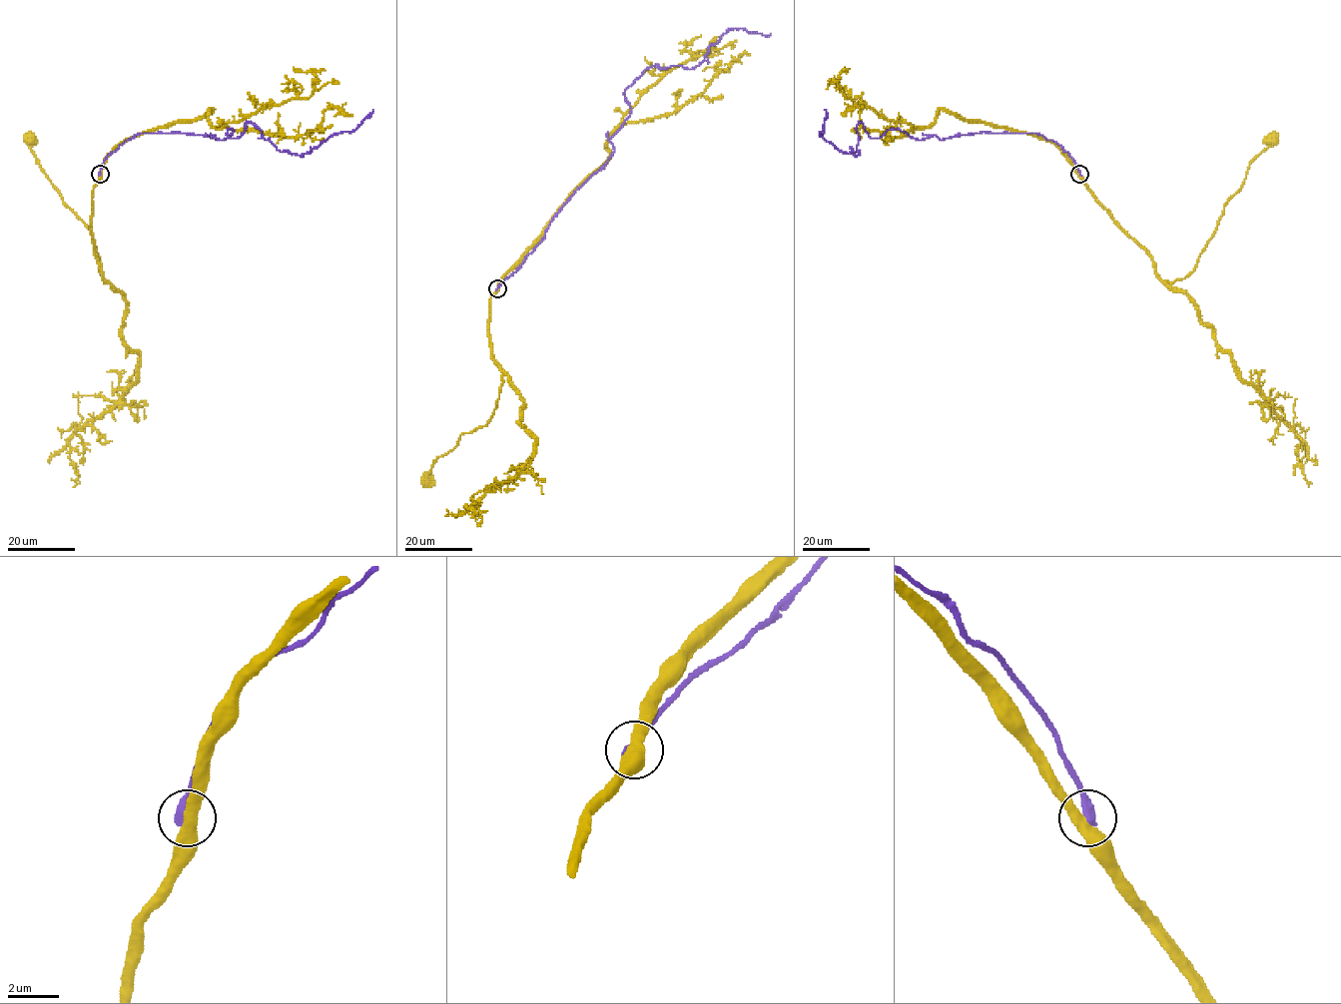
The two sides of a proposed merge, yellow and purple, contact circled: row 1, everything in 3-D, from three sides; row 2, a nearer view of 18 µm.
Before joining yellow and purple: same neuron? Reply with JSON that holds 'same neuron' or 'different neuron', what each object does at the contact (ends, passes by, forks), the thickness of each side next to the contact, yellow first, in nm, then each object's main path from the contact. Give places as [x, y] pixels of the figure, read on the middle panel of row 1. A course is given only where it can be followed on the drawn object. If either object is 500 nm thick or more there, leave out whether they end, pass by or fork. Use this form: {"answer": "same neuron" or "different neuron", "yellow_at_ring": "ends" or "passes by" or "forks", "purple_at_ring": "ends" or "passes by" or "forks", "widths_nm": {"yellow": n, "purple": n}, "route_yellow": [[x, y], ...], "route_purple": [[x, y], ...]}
{"answer": "different neuron", "yellow_at_ring": "passes by", "purple_at_ring": "ends", "widths_nm": {"yellow": 480, "purple": 440}, "route_yellow": [[497, 288], [488, 334], [503, 374], [497, 407], [485, 425], [439, 456], [428, 480]], "route_purple": [[497, 288], [613, 152], [609, 139], [631, 110], [624, 91], [645, 69], [693, 68], [730, 29], [771, 33]]}

